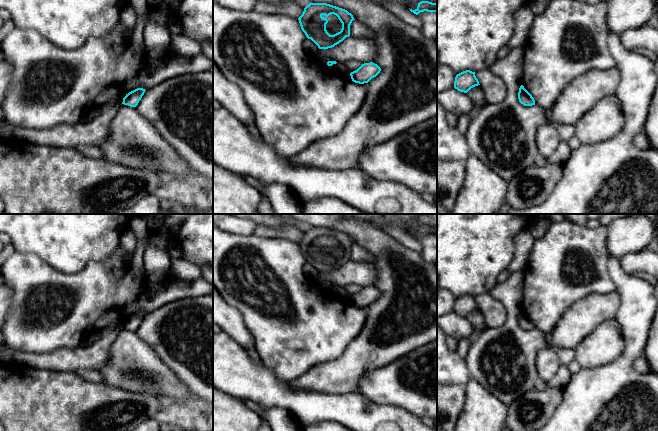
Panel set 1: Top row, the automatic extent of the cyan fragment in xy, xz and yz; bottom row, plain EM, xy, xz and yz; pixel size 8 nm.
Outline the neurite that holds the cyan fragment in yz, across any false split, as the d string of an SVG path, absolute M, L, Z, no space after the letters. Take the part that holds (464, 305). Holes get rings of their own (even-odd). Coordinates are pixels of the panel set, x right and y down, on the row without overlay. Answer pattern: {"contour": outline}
{"contour": "M470 294L463 295L455 301L454 312L460 316L467 317L471 312L478 309L480 308L475 300L475 296Z"}

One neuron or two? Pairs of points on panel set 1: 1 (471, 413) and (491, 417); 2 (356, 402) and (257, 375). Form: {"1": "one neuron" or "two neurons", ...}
{"1": "one neuron", "2": "one neuron"}

